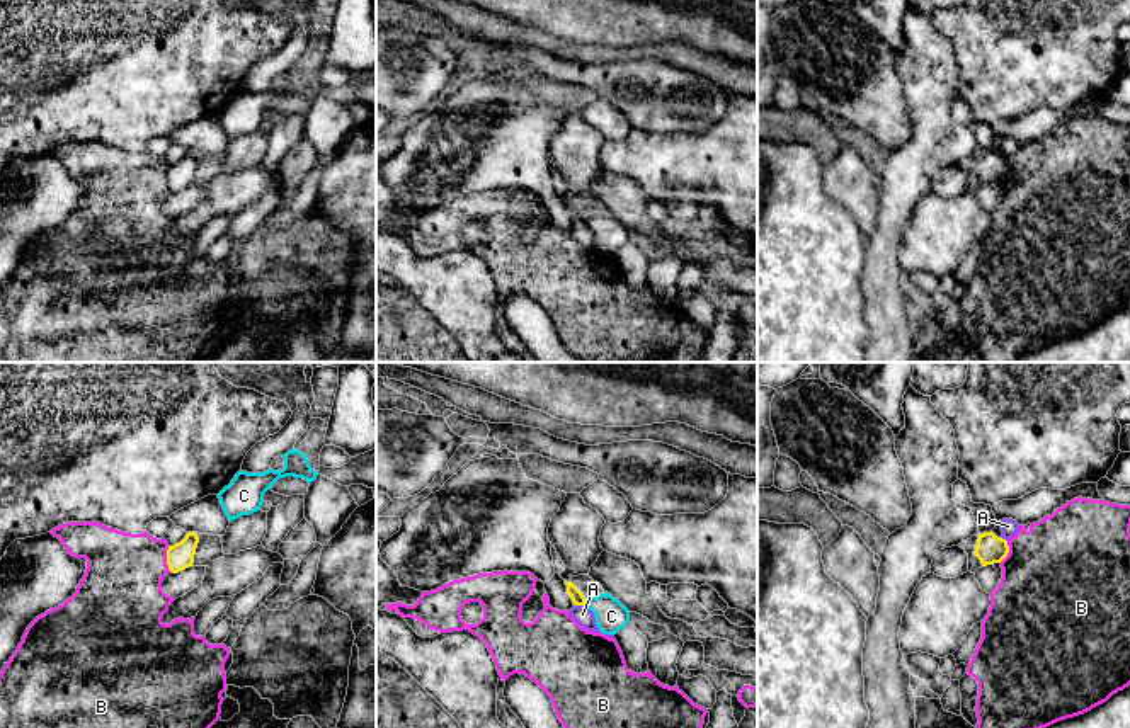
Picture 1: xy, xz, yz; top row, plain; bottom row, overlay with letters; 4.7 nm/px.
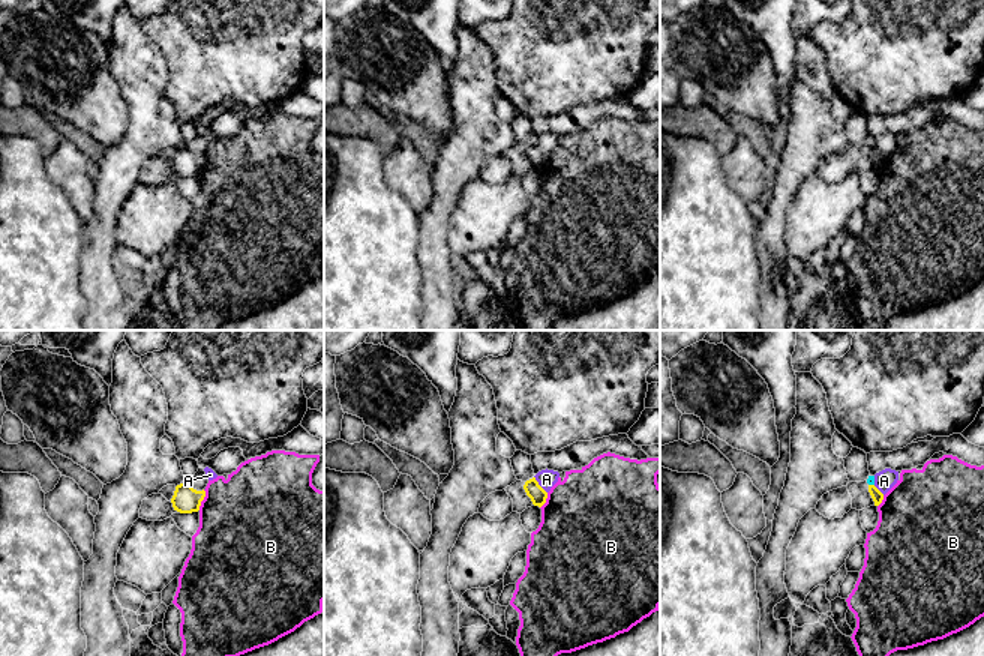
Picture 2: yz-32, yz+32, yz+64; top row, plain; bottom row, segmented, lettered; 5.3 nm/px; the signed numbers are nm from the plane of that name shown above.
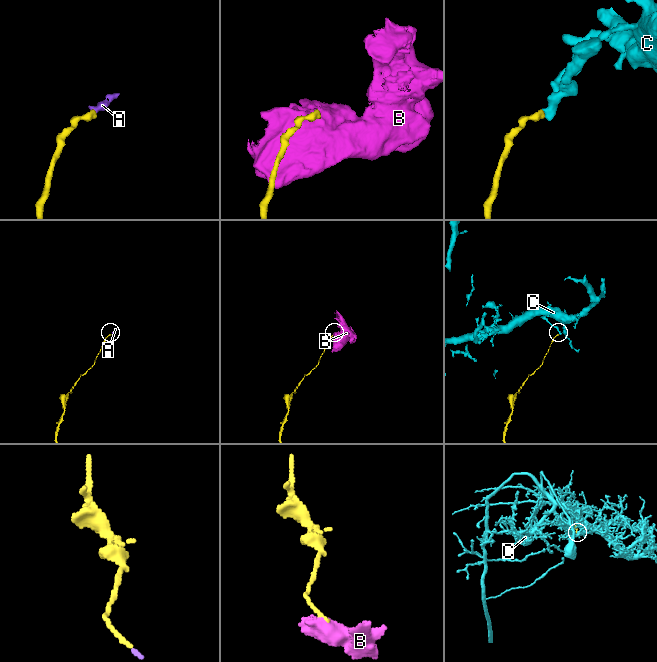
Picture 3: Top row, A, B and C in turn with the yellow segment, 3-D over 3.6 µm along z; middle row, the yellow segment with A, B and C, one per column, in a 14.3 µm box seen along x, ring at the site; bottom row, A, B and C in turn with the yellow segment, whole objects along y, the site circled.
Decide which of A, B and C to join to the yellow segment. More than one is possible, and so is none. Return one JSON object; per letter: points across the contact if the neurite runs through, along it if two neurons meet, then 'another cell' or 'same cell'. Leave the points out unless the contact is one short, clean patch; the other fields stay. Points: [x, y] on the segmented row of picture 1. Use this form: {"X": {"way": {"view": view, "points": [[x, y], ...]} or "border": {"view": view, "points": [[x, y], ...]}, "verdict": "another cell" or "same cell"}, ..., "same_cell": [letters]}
{"A": {"way": {"view": "xz", "points": [[577, 597], [579, 604], [582, 614]]}, "verdict": "same cell"}, "B": {"border": {"view": "xy", "points": [[167, 546], [167, 567], [171, 570]]}, "verdict": "another cell"}, "C": {"border": {"view": "xz", "points": [[584, 599], [586, 604]]}, "verdict": "another cell"}, "same_cell": ["A"]}

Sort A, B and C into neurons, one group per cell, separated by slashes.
A / B / C

